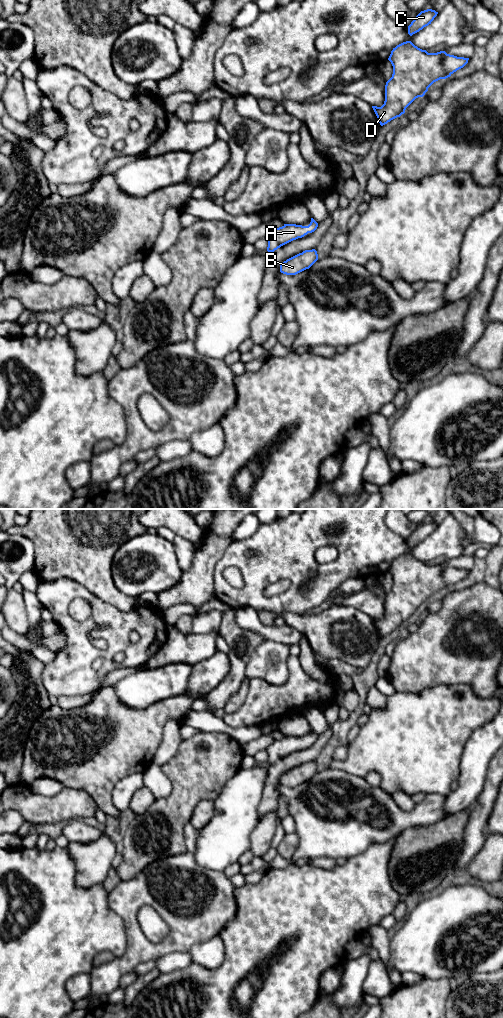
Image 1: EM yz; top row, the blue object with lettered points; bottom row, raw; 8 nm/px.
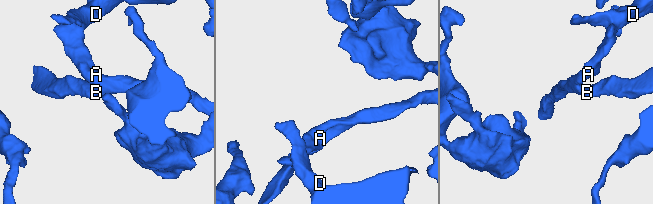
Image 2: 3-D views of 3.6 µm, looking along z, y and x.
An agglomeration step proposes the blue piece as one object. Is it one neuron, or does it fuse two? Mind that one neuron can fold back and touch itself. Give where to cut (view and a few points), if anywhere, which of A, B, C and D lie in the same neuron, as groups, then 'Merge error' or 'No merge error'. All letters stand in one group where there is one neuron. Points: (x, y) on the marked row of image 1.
No split. Groups: A B C D. No merge error

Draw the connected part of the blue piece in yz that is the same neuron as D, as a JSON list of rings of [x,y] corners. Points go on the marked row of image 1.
[[[406,41],[393,48],[388,60],[393,66],[393,74],[385,85],[384,104],[381,107],[372,106],[381,126],[404,114],[406,108],[416,98],[423,97],[434,82],[450,77],[454,72],[463,68],[469,58],[450,55],[445,51],[428,53],[411,41]]]

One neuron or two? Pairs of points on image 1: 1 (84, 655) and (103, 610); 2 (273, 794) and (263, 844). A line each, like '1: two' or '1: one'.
1: one
2: two

